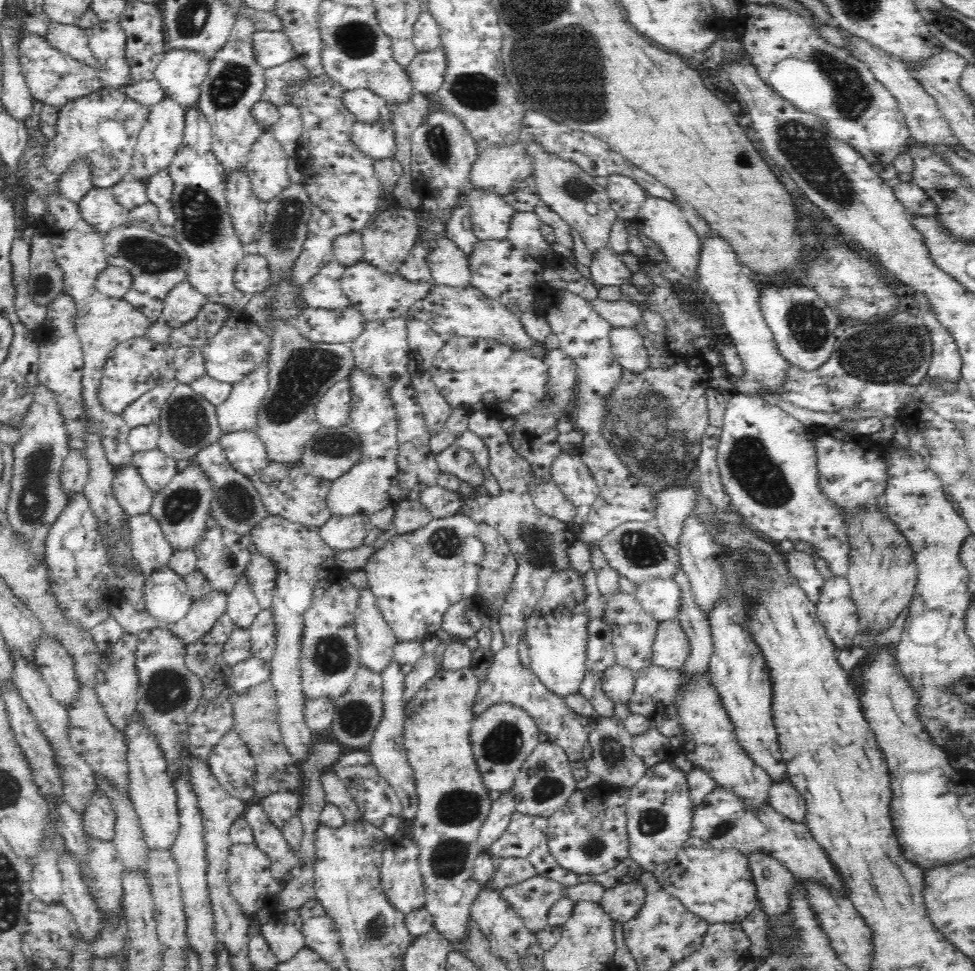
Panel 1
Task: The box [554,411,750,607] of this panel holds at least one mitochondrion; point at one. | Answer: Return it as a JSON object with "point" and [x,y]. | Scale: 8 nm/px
{"point":[641,549]}

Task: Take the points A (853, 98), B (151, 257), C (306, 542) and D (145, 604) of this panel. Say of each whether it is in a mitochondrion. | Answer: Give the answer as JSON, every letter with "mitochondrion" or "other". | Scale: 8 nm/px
{"A":"mitochondrion","B":"mitochondrion","C":"other","D":"other"}

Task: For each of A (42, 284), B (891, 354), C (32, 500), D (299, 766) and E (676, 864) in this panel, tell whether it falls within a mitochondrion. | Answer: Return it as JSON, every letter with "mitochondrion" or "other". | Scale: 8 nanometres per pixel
{"A":"mitochondrion","B":"mitochondrion","C":"mitochondrion","D":"other","E":"other"}

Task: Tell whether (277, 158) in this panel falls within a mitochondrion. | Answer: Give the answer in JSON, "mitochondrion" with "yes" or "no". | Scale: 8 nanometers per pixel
{"mitochondrion":"no"}

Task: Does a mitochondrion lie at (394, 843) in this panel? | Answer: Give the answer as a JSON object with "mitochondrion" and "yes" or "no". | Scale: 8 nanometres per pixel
{"mitochondrion":"no"}

